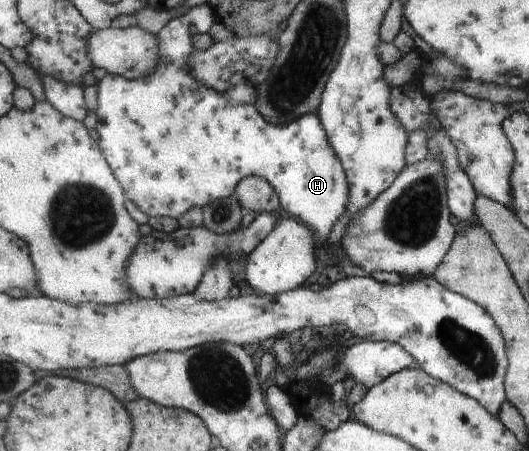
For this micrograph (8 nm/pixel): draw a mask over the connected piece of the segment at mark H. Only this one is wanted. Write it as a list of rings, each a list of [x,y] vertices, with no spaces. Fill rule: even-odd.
[[[175,17],[159,34],[156,34],[163,41],[163,54],[165,55],[163,64],[159,69],[160,73],[156,72],[156,75],[152,74],[152,77],[147,77],[143,80],[129,80],[121,75],[108,73],[98,84],[100,88],[99,96],[101,106],[98,111],[100,120],[96,128],[101,136],[99,142],[103,147],[103,152],[107,157],[108,163],[112,166],[112,169],[115,170],[116,177],[120,177],[123,188],[128,191],[128,195],[130,195],[129,199],[132,199],[134,204],[141,211],[150,215],[150,217],[156,218],[168,215],[175,221],[180,215],[184,215],[186,211],[190,211],[192,207],[200,207],[204,210],[209,203],[236,194],[240,181],[251,175],[259,175],[269,179],[270,183],[273,183],[279,191],[284,213],[289,212],[292,216],[300,217],[302,221],[312,226],[312,229],[316,231],[320,237],[328,240],[335,225],[348,209],[348,204],[351,201],[351,185],[349,184],[349,177],[343,161],[332,147],[331,137],[328,135],[326,127],[322,125],[322,121],[320,121],[321,117],[319,114],[305,115],[294,121],[294,123],[290,123],[290,125],[278,127],[278,125],[268,123],[268,121],[264,119],[264,115],[256,109],[257,106],[252,104],[244,104],[242,107],[237,106],[224,94],[220,95],[218,91],[200,85],[200,83],[190,75],[191,57],[197,50],[195,42],[193,41],[190,25],[192,25],[192,23],[190,23],[188,17]]]

